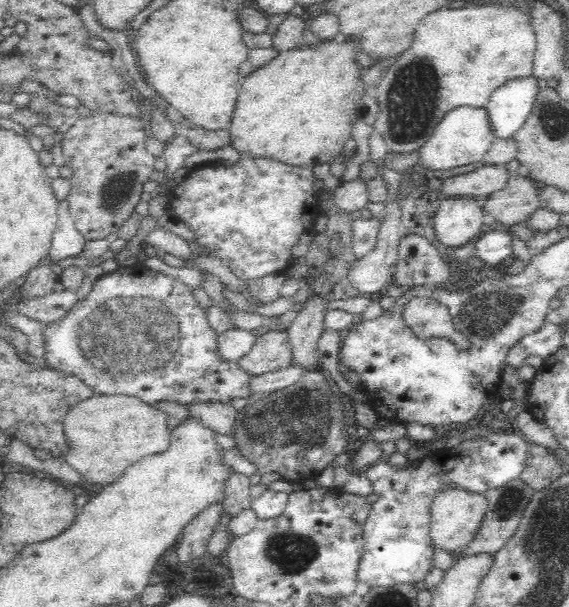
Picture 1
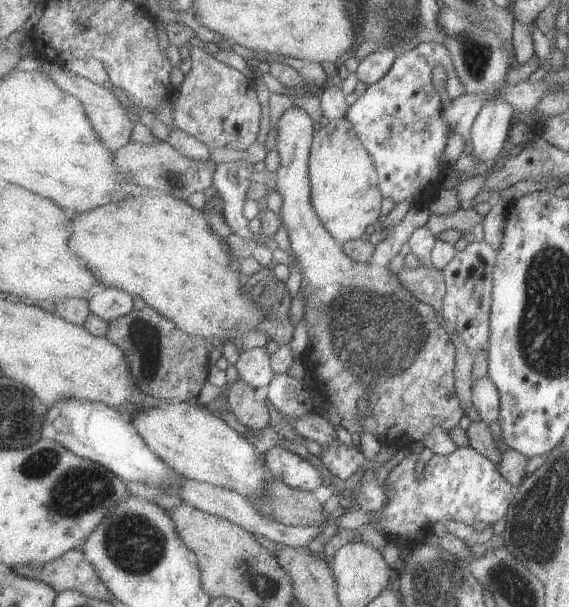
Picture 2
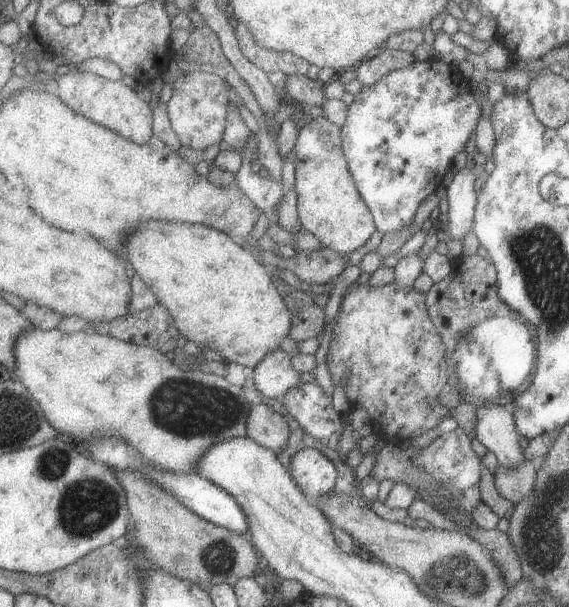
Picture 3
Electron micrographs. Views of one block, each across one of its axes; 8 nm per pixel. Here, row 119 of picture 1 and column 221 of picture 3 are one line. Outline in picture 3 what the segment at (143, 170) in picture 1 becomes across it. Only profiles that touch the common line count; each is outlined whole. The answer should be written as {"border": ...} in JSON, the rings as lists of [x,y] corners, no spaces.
{"border":[[[212,72],[193,75],[184,73],[177,78],[174,74],[169,74],[166,81],[174,88],[168,107],[174,128],[180,135],[184,148],[206,150],[224,141],[230,118],[230,104],[234,104],[230,101],[229,88],[235,87],[226,78]]]}

